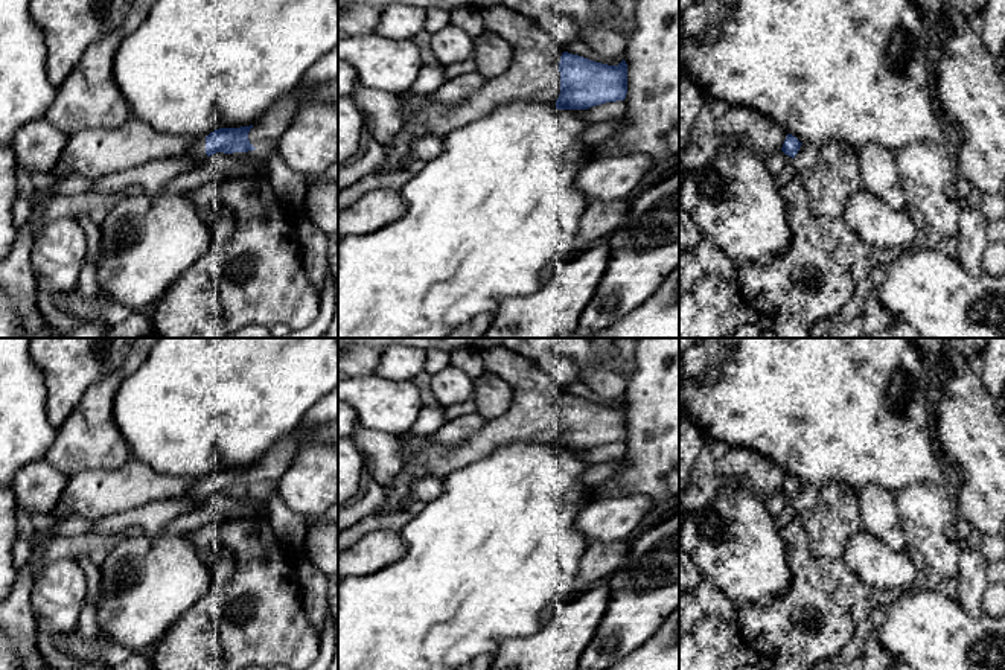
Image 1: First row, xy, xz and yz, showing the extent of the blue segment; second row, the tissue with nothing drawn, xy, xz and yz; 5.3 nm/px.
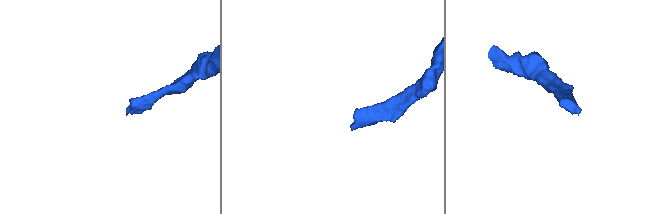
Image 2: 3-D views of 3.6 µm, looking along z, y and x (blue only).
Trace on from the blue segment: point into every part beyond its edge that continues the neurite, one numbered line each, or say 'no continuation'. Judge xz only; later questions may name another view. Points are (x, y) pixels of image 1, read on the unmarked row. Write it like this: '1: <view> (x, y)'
1: xz (533, 416)

